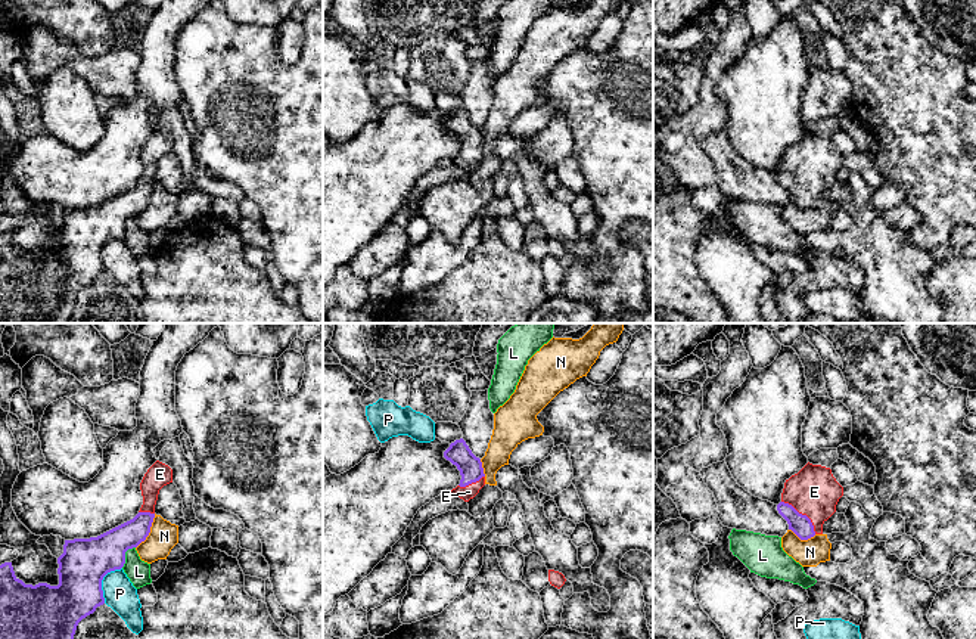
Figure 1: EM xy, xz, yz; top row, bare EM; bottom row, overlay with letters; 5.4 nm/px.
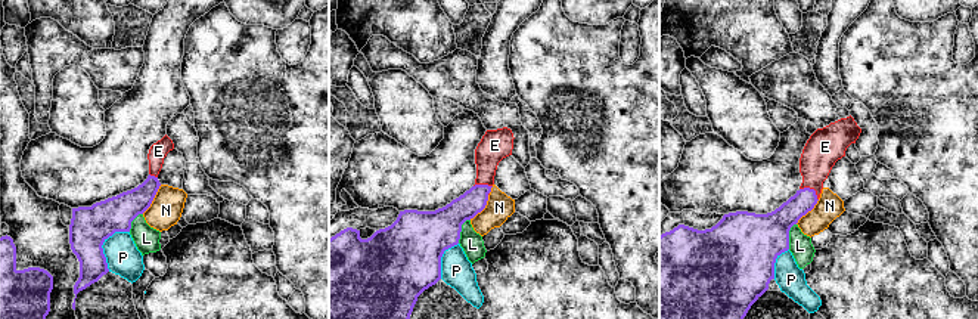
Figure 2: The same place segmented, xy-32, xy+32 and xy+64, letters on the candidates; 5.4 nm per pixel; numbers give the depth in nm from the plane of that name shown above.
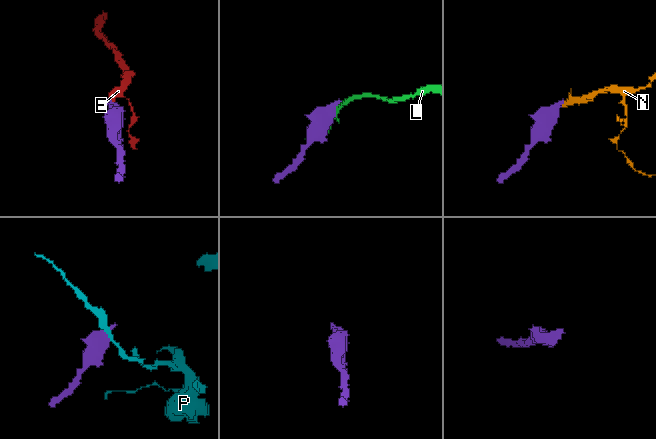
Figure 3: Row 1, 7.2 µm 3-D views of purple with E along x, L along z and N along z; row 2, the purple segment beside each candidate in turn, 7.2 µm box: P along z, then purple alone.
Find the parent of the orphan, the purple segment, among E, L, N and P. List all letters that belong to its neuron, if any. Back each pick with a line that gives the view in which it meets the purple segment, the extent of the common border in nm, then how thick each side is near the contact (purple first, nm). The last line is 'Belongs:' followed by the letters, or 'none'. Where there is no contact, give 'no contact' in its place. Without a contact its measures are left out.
E: yz | 260 nm | 110/280 nm
Belongs: E

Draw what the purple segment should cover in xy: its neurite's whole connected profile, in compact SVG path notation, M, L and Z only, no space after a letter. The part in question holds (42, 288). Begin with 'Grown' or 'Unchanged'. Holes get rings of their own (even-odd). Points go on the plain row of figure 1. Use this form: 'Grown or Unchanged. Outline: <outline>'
Grown. Outline: M156 130L140 152L143 174L133 189L97 207L65 210L63 223L57 227L57 255L25 254L15 245L12 232L0 235L0 323L69 323L78 292L105 273L103 246L121 239L125 221L146 210L159 159L170 152L172 139Z

